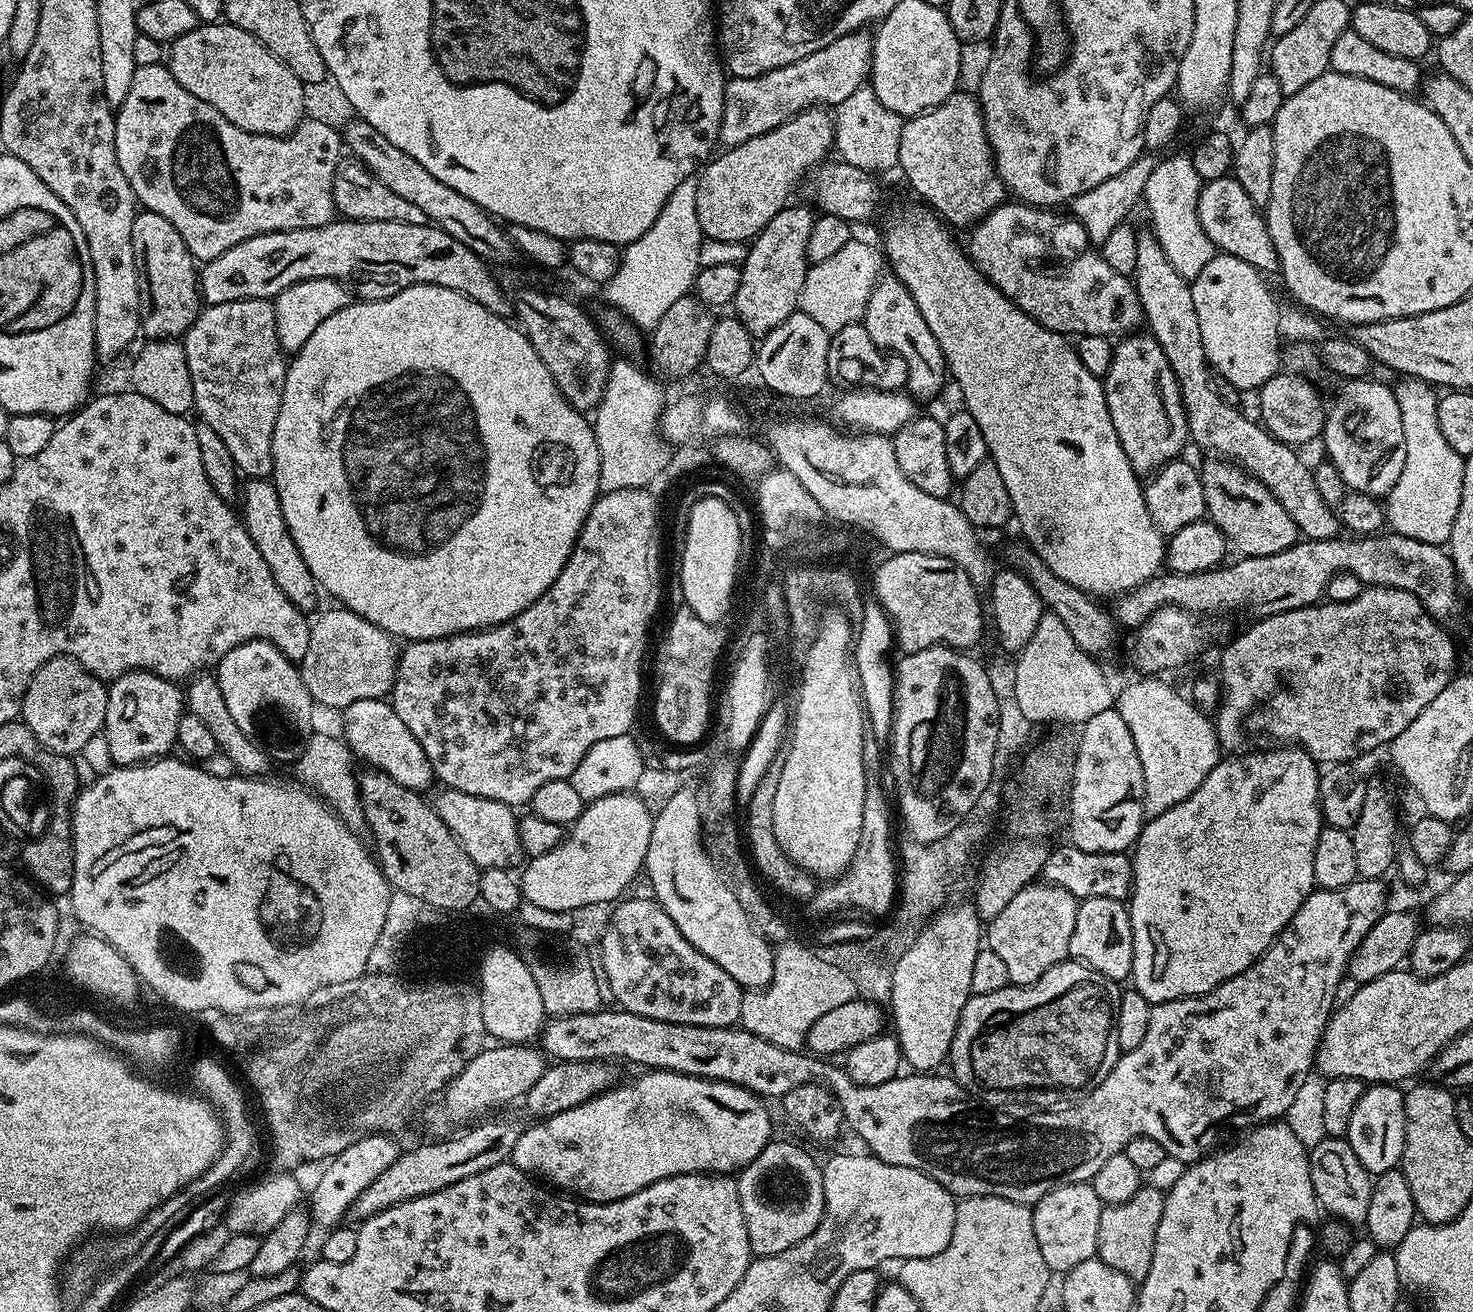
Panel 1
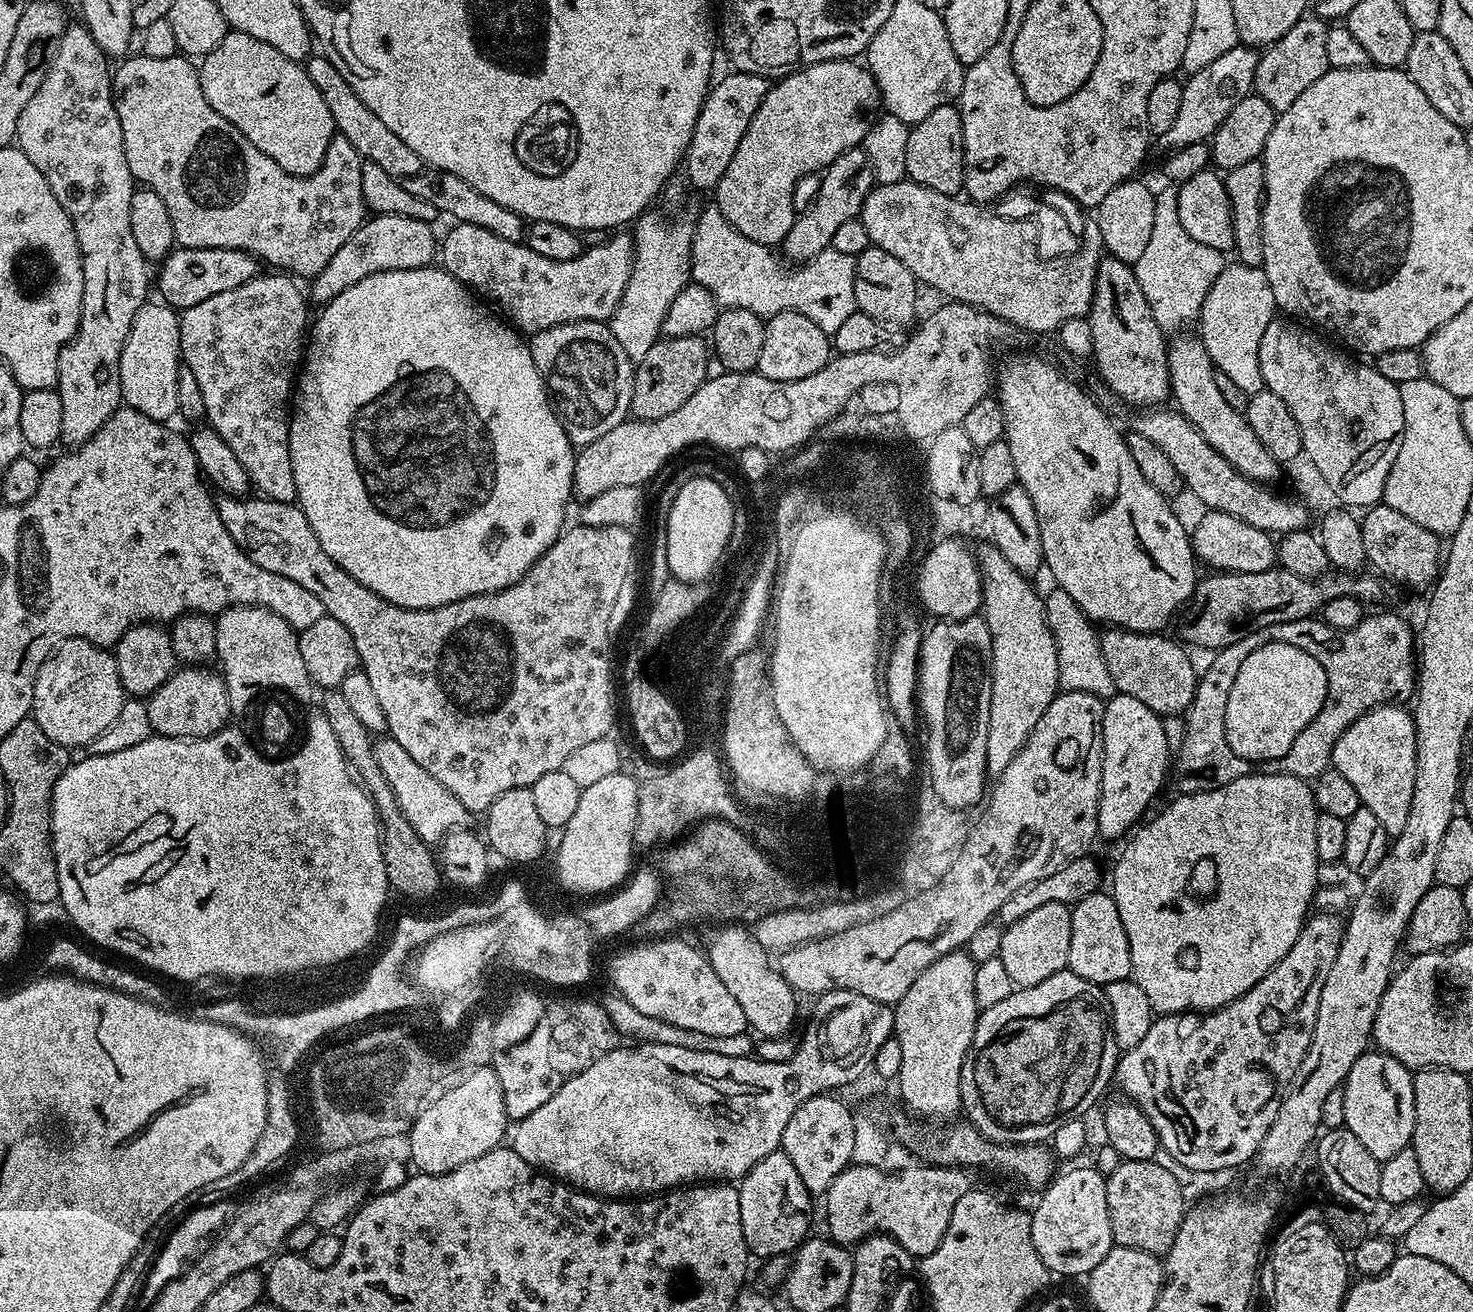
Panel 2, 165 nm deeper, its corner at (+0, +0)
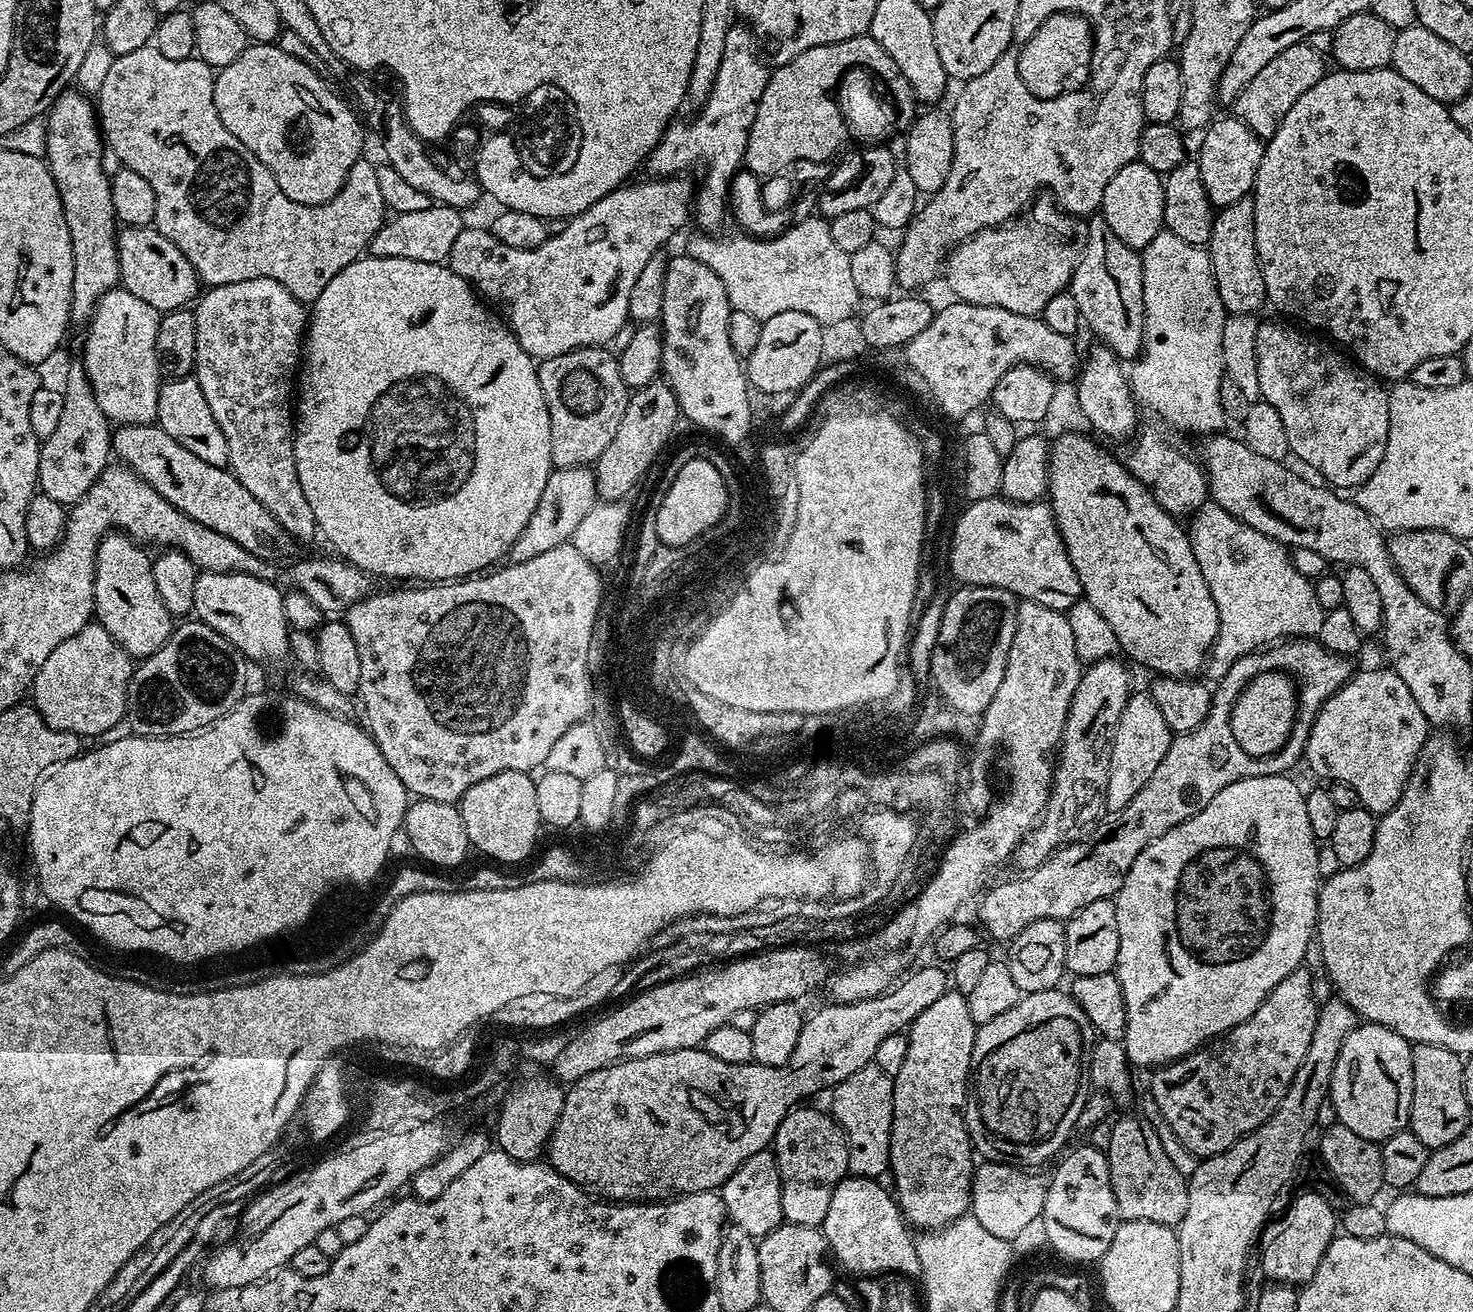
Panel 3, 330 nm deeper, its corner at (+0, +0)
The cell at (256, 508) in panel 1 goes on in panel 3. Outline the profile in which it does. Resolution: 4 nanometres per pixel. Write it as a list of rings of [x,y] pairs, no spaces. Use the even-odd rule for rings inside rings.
[[[195,375],[177,376],[161,383],[158,394],[158,410],[155,423],[170,438],[174,438],[190,454],[202,458],[202,462],[210,462],[210,466],[228,468],[230,446],[226,446],[226,434],[222,434],[222,426],[218,426],[214,414],[210,414],[210,406],[202,394],[202,386],[198,386]]]

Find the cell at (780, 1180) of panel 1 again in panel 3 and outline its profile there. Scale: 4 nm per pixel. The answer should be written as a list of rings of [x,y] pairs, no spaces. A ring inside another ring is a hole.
[[[775,1151],[750,1154],[750,1158],[746,1158],[746,1162],[742,1162],[742,1166],[738,1166],[738,1170],[726,1178],[719,1194],[724,1200],[724,1210],[731,1227],[746,1230],[746,1234],[759,1238],[785,1223],[782,1214],[782,1182]]]

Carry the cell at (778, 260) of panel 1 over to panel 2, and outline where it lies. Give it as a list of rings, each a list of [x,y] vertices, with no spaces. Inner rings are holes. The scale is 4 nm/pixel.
[[[863,147],[851,148],[849,152],[843,152],[828,168],[825,168],[819,177],[820,189],[812,200],[808,209],[801,211],[796,217],[794,226],[790,226],[790,234],[786,234],[782,245],[785,257],[796,260],[795,262],[807,262],[813,260],[818,254],[829,251],[834,234],[838,226],[845,222],[857,219],[864,208],[866,198],[874,187],[872,168],[868,165],[868,155]]]

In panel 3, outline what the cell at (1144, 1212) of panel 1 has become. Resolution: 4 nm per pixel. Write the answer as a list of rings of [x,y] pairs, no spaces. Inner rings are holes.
[[[1139,1114],[1124,1116],[1112,1124],[1110,1146],[1107,1153],[1110,1166],[1110,1186],[1114,1190],[1114,1198],[1118,1202],[1121,1221],[1137,1220],[1138,1222],[1158,1222],[1169,1226],[1179,1226],[1186,1214],[1188,1201],[1188,1182],[1185,1176],[1174,1170],[1170,1158],[1166,1158],[1166,1150],[1162,1150],[1162,1141],[1154,1134],[1154,1126]]]

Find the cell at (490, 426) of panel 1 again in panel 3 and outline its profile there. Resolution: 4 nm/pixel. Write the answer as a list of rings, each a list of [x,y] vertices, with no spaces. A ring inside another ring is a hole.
[[[371,254],[354,261],[346,270],[334,274],[326,290],[318,294],[311,305],[310,319],[306,325],[306,339],[302,345],[302,367],[298,372],[298,399],[294,404],[294,435],[296,438],[296,465],[298,466],[298,482],[302,482],[302,494],[306,494],[306,502],[310,502],[310,510],[314,510],[316,526],[321,537],[325,536],[336,547],[335,555],[358,566],[373,577],[389,576],[392,582],[455,582],[461,578],[471,578],[485,570],[491,569],[495,560],[504,560],[512,543],[526,530],[526,522],[534,514],[538,506],[538,498],[542,498],[542,489],[546,486],[546,478],[552,473],[552,427],[550,426],[550,410],[546,410],[546,398],[542,394],[542,386],[538,382],[538,364],[518,342],[511,328],[477,293],[472,285],[466,283],[458,274],[454,274],[447,263],[431,264],[430,262],[413,262],[411,258],[378,258]]]

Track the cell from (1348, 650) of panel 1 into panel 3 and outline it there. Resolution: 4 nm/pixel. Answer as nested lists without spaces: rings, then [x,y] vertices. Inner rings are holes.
[[[1288,638],[1261,651],[1251,652],[1238,658],[1238,662],[1234,662],[1234,666],[1230,666],[1230,670],[1226,670],[1224,677],[1215,685],[1212,705],[1204,721],[1194,730],[1173,735],[1170,750],[1166,750],[1166,758],[1162,758],[1162,762],[1158,762],[1158,770],[1154,770],[1150,782],[1146,786],[1142,786],[1142,790],[1138,790],[1138,794],[1134,794],[1134,798],[1129,804],[1121,812],[1115,813],[1114,818],[1108,818],[1112,820],[1105,819],[1097,824],[1087,838],[1075,840],[1074,843],[1067,844],[1065,848],[1060,848],[1052,853],[1049,860],[1042,862],[1042,866],[1023,874],[1016,874],[1013,880],[1004,880],[1001,884],[996,885],[993,883],[983,893],[985,896],[984,901],[980,904],[979,927],[985,933],[988,931],[996,940],[1010,942],[1018,933],[1026,930],[1026,926],[1030,922],[1035,920],[1066,922],[1074,914],[1078,914],[1078,910],[1082,910],[1082,906],[1090,906],[1090,902],[1115,897],[1130,866],[1134,866],[1134,858],[1138,858],[1138,854],[1142,854],[1142,850],[1146,850],[1146,846],[1150,846],[1150,842],[1154,838],[1162,838],[1162,834],[1166,834],[1166,830],[1178,826],[1188,816],[1198,814],[1198,810],[1202,810],[1202,806],[1206,806],[1206,802],[1210,802],[1210,798],[1214,798],[1214,794],[1218,794],[1218,790],[1226,790],[1226,786],[1230,786],[1242,778],[1291,773],[1293,771],[1291,768],[1296,763],[1301,763],[1304,747],[1308,745],[1308,735],[1320,712],[1320,707],[1329,700],[1333,692],[1352,679],[1354,675],[1352,663],[1353,661],[1347,656],[1339,656],[1325,650],[1320,645],[1319,639],[1316,638]],[[1268,664],[1292,664],[1292,668],[1296,668],[1296,676],[1300,676],[1300,680],[1304,680],[1304,712],[1300,712],[1300,724],[1296,724],[1296,732],[1292,732],[1292,744],[1288,744],[1288,748],[1284,748],[1284,752],[1280,752],[1280,756],[1272,756],[1272,760],[1248,760],[1248,756],[1244,756],[1244,752],[1240,752],[1240,748],[1236,748],[1236,740],[1232,740],[1232,732],[1228,732],[1228,704],[1232,704],[1232,696],[1236,696],[1236,688],[1240,688],[1240,684],[1244,684],[1244,668],[1268,668]]]

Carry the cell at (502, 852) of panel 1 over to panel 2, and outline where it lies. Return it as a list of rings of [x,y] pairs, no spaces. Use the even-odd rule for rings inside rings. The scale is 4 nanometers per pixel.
[[[391,736],[377,737],[372,743],[372,753],[381,774],[395,794],[403,816],[426,844],[437,845],[444,839],[445,834],[469,823],[467,820],[471,819],[472,814],[462,806],[462,802],[454,798],[442,782],[438,782],[422,766],[418,766],[418,762],[411,758],[396,739]]]

